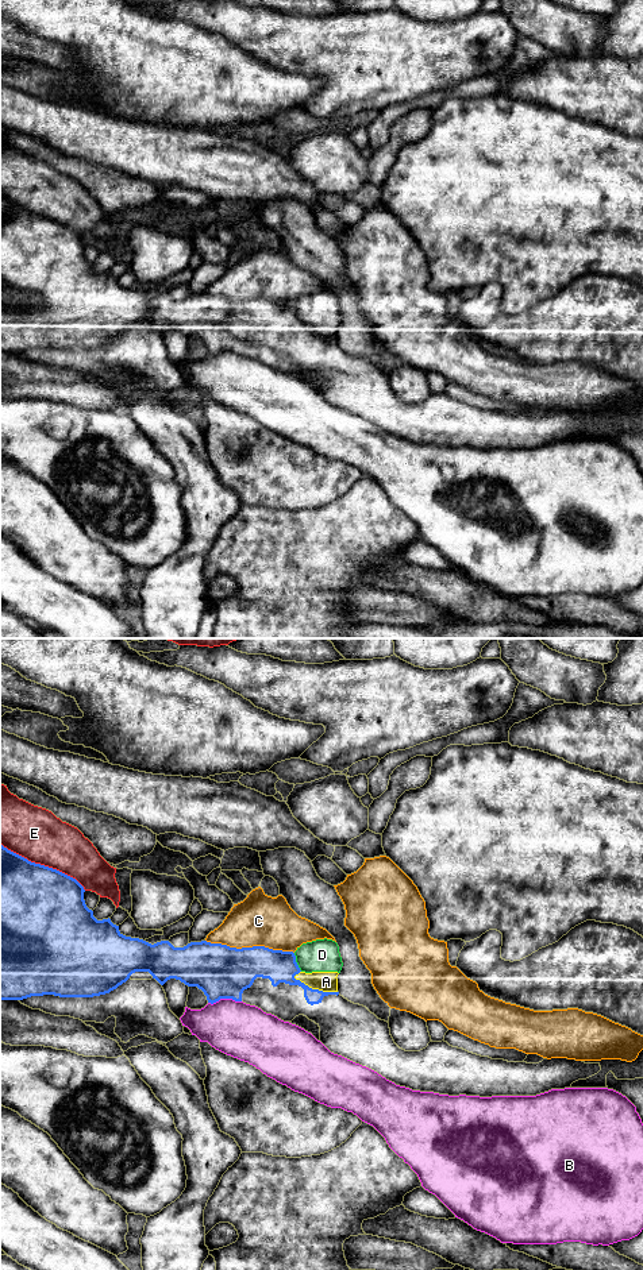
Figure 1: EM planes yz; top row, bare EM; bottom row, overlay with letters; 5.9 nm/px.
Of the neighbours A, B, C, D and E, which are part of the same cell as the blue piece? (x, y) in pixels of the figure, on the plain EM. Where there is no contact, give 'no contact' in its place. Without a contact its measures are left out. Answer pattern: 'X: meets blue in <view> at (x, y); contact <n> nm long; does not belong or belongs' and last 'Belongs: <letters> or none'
A: meets blue in yz at (315, 342); contact 280 nm long; does not belong
B: meets blue in yz at (224, 350); contact 200 nm long; does not belong
C: meets blue in yz at (250, 300); contact 550 nm long; does not belong
D: meets blue in yz at (296, 315); contact 120 nm long; does not belong
E: meets blue in yz at (43, 217); contact 600 nm long; does not belong
Belongs: none

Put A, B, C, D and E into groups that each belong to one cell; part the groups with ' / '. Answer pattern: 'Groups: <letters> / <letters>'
Groups: A D / B / C / E

